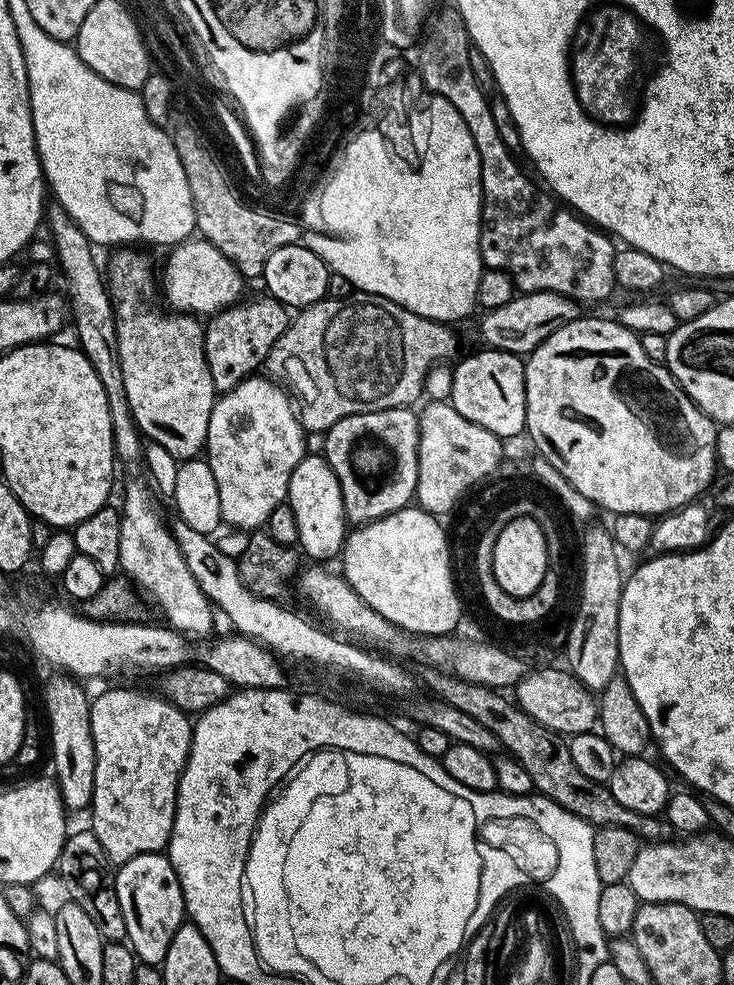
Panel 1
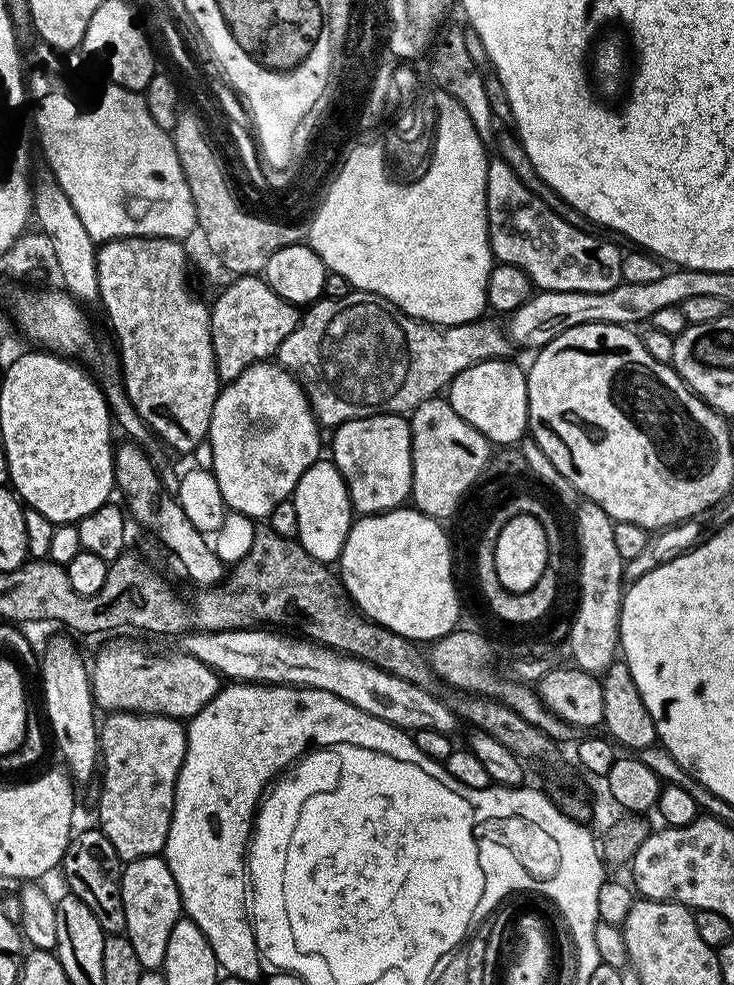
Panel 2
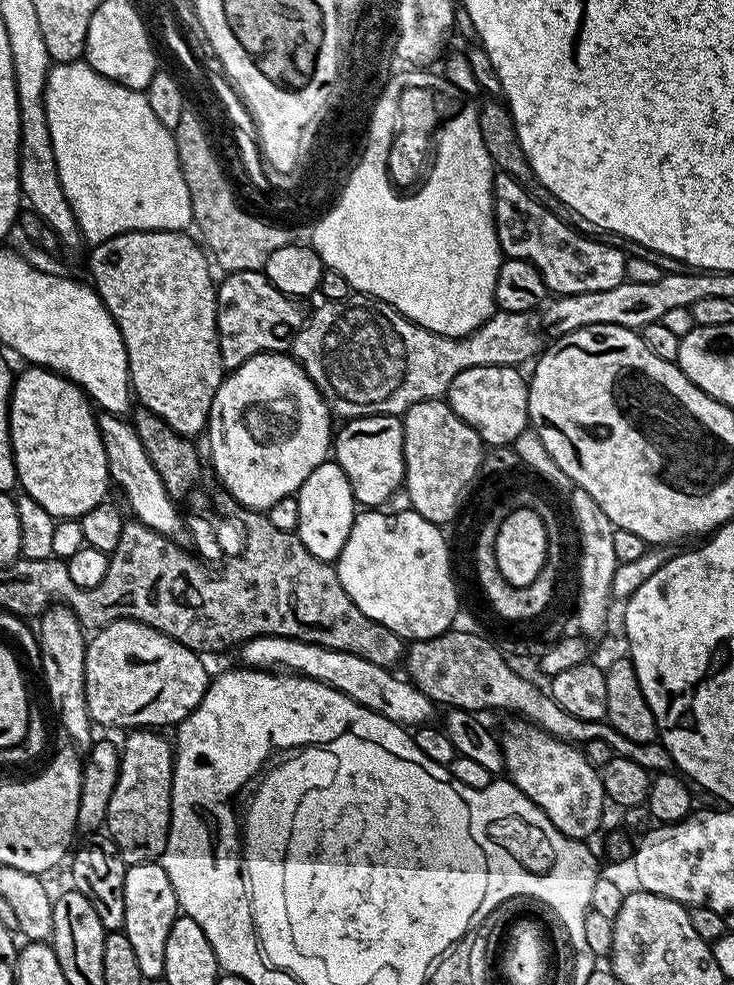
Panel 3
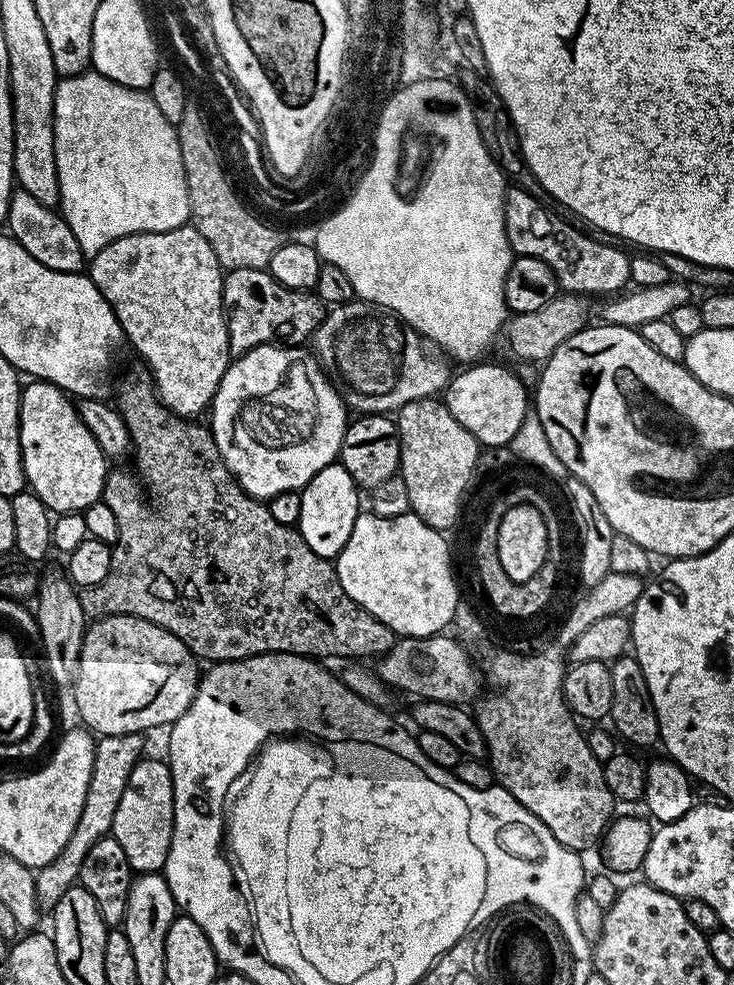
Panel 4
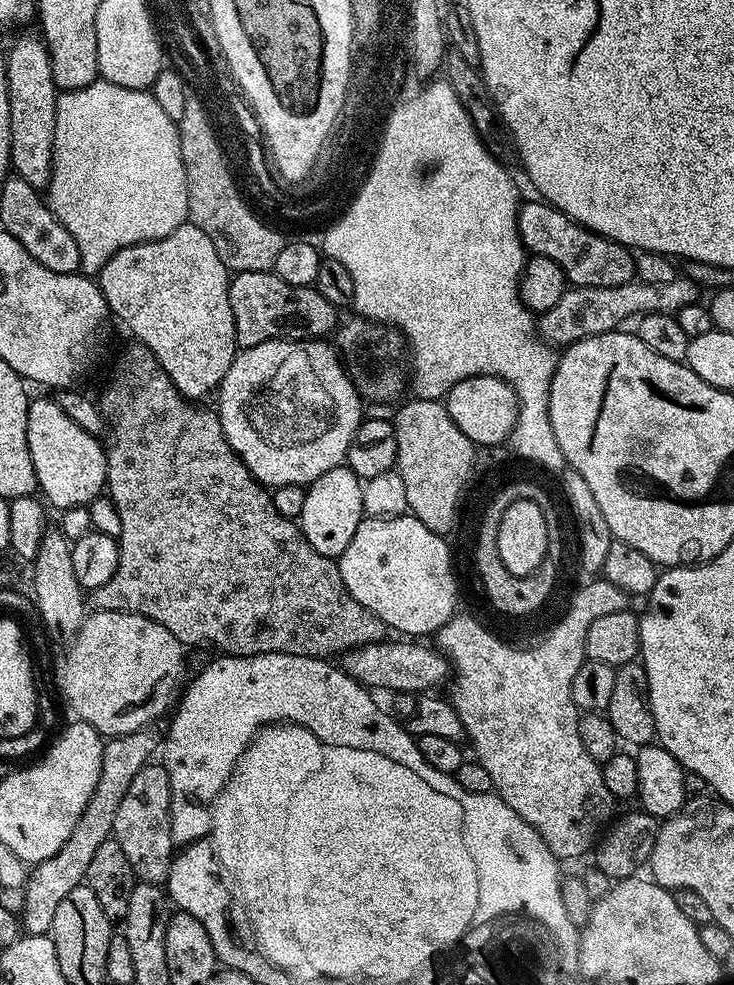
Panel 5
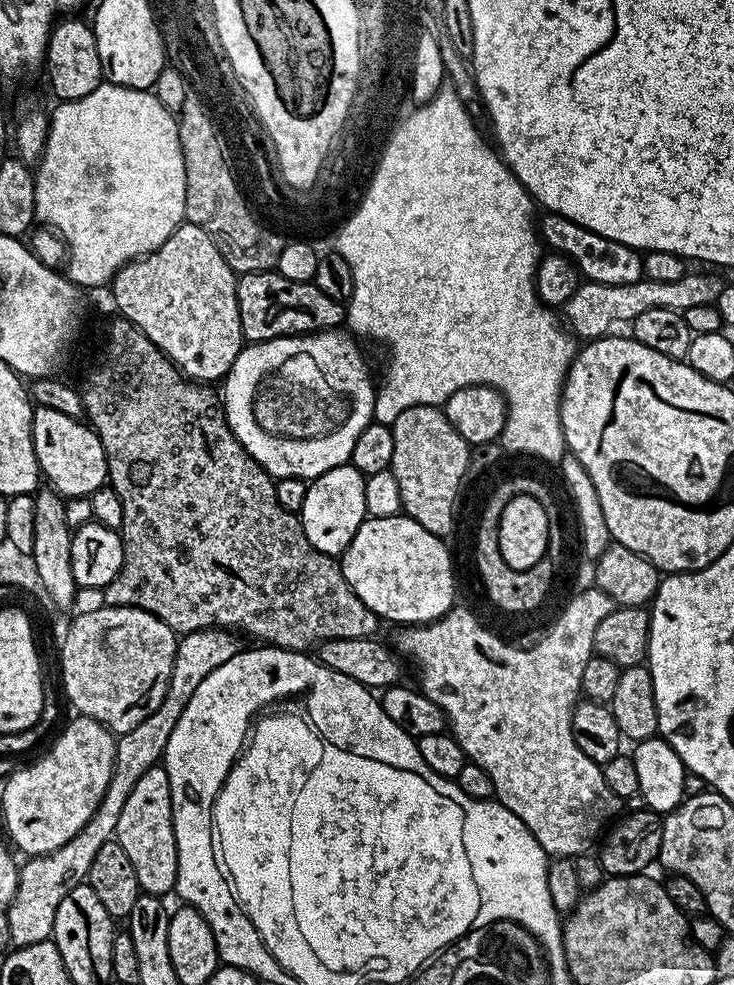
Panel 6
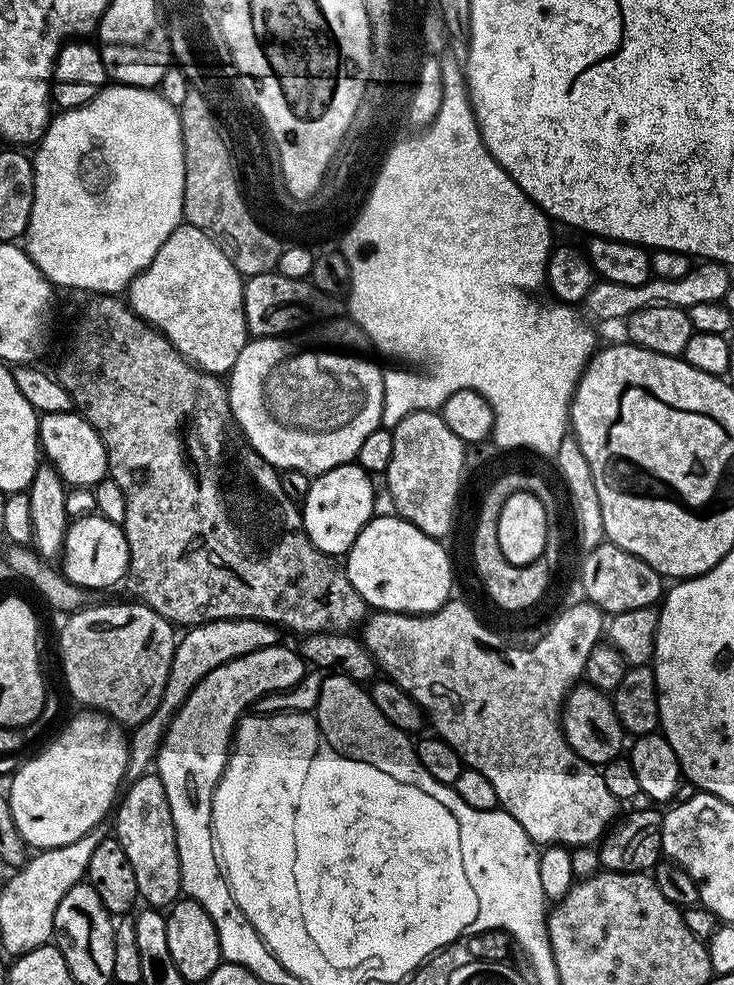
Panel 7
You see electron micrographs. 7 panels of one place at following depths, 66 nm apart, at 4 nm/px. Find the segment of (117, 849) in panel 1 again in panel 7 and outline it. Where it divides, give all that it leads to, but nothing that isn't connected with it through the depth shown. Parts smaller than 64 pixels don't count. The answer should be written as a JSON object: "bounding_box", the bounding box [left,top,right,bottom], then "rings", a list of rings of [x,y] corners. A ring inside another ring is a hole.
{"bounding_box":[114,774,182,909],"rings":[[[145,774],[131,781],[115,809],[114,820],[115,816],[114,839],[120,843],[122,850],[126,850],[130,866],[134,866],[134,878],[138,878],[140,900],[147,907],[167,909],[181,899],[182,889],[174,818],[170,814],[170,802],[166,798],[166,790],[160,777]]]}

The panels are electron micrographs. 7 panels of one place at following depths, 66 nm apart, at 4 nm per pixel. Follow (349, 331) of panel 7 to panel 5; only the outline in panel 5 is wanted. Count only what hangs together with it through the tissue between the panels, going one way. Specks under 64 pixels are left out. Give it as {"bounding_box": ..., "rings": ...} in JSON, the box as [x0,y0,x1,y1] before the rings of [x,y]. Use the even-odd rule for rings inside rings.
{"bounding_box":[218,339,362,489],"rings":[[[323,339],[314,340],[271,340],[262,342],[253,348],[245,348],[237,351],[236,361],[230,366],[230,370],[225,374],[224,380],[220,383],[218,397],[220,396],[220,408],[218,415],[220,425],[224,431],[224,437],[229,447],[234,449],[240,455],[240,460],[246,467],[250,476],[261,485],[269,489],[281,488],[287,484],[303,484],[305,486],[312,483],[322,474],[326,474],[331,468],[341,467],[345,463],[348,455],[348,447],[358,430],[362,413],[360,413],[360,404],[362,397],[356,390],[356,385],[352,383],[352,378],[348,374],[347,368],[344,367],[337,349],[331,343]],[[298,346],[304,346],[304,358],[312,358],[312,366],[316,368],[318,376],[326,376],[326,390],[332,392],[332,398],[340,400],[342,404],[342,420],[336,420],[336,430],[328,432],[324,438],[302,446],[300,450],[270,450],[264,446],[258,436],[250,430],[246,420],[242,418],[242,402],[246,394],[260,382],[260,376],[270,376],[280,362],[298,350]]]}

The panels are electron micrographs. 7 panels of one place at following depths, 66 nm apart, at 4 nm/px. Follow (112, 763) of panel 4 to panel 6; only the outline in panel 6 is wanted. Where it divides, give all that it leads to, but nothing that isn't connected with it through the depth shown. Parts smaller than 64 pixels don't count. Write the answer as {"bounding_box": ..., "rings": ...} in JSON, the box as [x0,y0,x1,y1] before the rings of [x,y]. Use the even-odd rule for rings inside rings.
{"bounding_box":[8,628,242,948],"rings":[[[203,628],[197,632],[186,632],[179,637],[174,658],[174,670],[170,674],[170,686],[166,690],[166,698],[146,722],[138,722],[134,730],[119,733],[114,754],[114,770],[110,774],[110,782],[106,786],[106,794],[102,794],[102,802],[98,802],[98,810],[58,850],[47,852],[45,856],[33,856],[19,865],[20,877],[18,890],[8,905],[10,918],[10,938],[17,948],[34,946],[34,942],[49,939],[54,930],[54,914],[58,914],[58,906],[74,886],[85,883],[88,879],[90,865],[98,855],[98,850],[106,846],[116,834],[118,814],[126,807],[130,793],[134,790],[134,782],[146,774],[146,770],[157,767],[161,763],[166,742],[170,742],[170,733],[178,726],[178,718],[182,718],[182,710],[186,710],[186,702],[190,702],[190,694],[198,690],[198,686],[209,674],[214,674],[218,666],[230,662],[242,651],[241,637],[227,628]]]}

